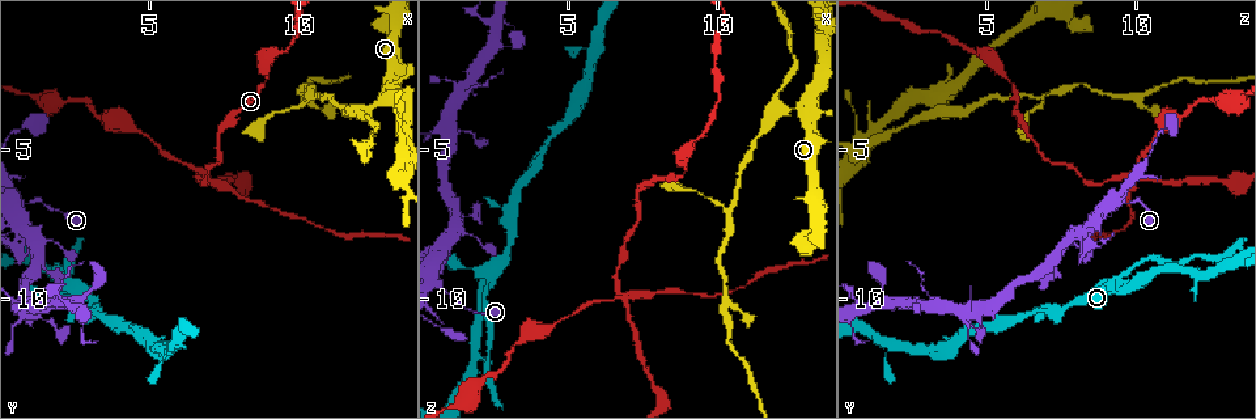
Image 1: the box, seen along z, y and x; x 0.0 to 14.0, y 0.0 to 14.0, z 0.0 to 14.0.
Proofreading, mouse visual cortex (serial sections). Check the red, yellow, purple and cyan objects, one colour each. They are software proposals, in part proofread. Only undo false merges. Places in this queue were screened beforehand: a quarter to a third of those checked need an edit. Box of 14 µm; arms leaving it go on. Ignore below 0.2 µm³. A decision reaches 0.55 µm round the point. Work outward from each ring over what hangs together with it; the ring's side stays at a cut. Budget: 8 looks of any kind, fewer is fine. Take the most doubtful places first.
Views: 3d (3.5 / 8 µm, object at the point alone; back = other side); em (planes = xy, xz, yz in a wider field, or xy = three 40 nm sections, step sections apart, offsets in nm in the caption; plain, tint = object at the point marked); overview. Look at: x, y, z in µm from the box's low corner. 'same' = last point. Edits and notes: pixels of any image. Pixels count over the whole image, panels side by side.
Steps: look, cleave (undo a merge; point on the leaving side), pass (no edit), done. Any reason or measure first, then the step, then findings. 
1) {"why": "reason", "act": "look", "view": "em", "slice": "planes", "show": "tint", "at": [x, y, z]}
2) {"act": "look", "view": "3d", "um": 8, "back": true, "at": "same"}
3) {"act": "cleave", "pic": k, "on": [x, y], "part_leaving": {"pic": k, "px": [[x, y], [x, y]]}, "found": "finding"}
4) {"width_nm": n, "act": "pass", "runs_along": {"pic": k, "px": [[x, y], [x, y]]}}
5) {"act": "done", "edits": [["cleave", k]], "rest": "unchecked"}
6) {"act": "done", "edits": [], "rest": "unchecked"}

{"why": "small branch off a trunk", "act": "look", "view": "3d", "um": 3.5, "at": [6.8, 5.9, 9.9]}

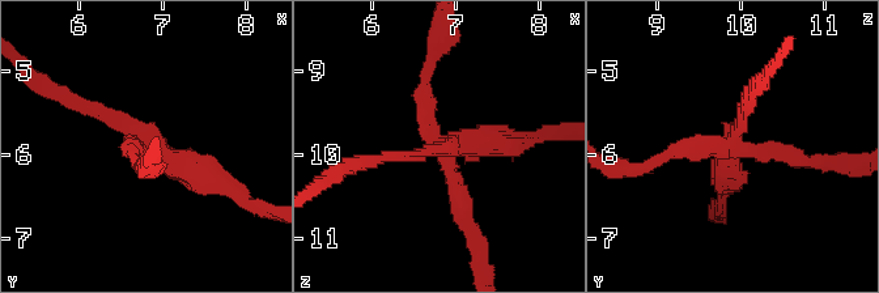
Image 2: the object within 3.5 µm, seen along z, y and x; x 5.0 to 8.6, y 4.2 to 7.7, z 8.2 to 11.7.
{"arms": 4, "arm_widths_nm": [150, 150, 200, 350], "why": "now the EM", "act": "look", "view": "em", "slice": "xy", "step": 3, "show": "tint", "at": [6.75, 5.90, 9.90]}

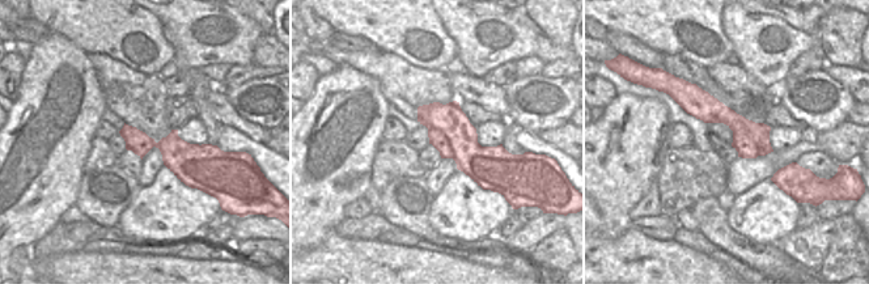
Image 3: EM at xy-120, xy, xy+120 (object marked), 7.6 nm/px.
{"width_nm": 340, "act": "cleave", "pic": 2, "on": [499, 145], "part_leaving": {"pic": 2, "px": [[438, 149], [353, 162], [330, 177]]}, "found": "two cells meet here"}

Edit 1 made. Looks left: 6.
{"why": "redraw", "act": "look", "view": "overview"}

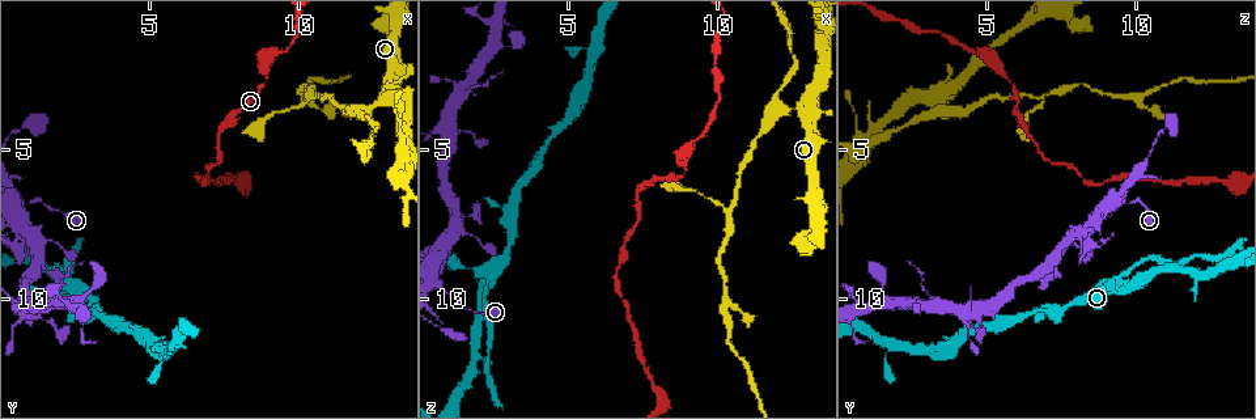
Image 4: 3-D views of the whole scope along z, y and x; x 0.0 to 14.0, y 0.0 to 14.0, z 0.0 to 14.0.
{"why": "three arms meet", "act": "look", "view": "3d", "um": 3.5, "at": [12.1, 3.7, 3.7]}

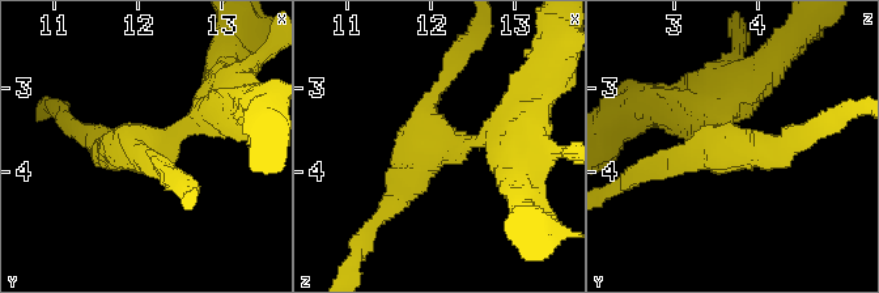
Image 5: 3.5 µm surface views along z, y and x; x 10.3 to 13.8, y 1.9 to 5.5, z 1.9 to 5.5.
{"arms": 3, "arm_widths_nm": [200, 350, 400], "why": "now the EM", "act": "look", "view": "em", "slice": "planes", "show": "tint", "at": [12.00, 3.75, 3.70]}

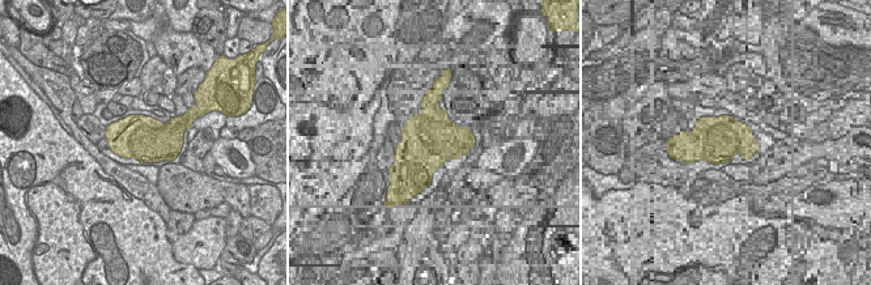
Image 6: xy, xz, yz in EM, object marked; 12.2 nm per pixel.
{"act": "look", "view": "em", "slice": "xy", "step": 2, "show": "tint", "at": "same"}

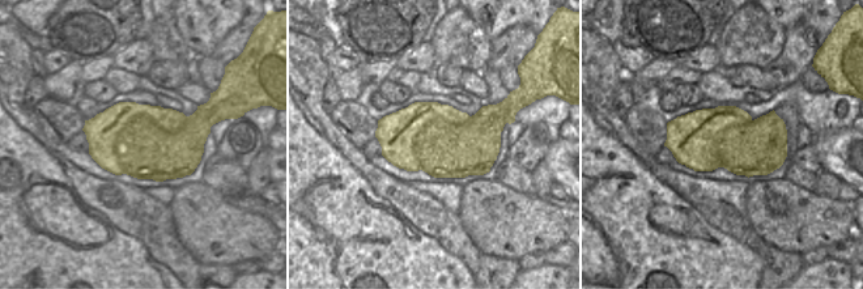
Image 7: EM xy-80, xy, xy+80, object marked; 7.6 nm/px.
{"act": "cleave", "pic": 5, "on": [761, 157], "found": "two cells meet here"}

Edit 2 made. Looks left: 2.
{"act": "done", "edits": [["cleave", 2], ["cleave", 5]], "rest": "unchecked"}

